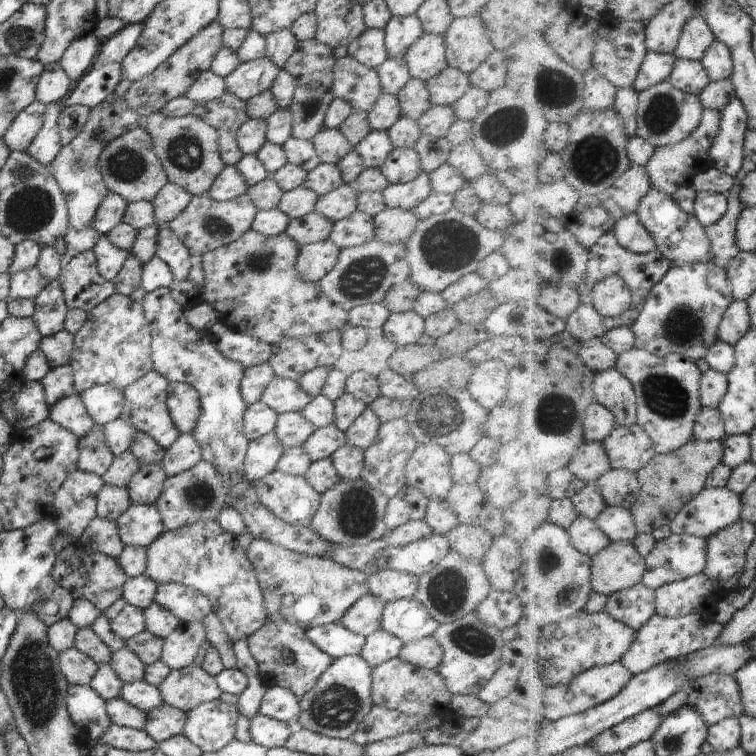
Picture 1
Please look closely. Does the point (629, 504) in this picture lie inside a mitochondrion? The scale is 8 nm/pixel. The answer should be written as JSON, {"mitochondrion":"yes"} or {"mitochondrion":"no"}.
{"mitochondrion":"no"}

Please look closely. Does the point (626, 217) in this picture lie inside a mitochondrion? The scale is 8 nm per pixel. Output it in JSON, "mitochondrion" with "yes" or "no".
{"mitochondrion":"no"}

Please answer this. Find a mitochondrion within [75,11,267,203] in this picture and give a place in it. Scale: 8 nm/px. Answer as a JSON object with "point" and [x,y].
{"point":[186,152]}

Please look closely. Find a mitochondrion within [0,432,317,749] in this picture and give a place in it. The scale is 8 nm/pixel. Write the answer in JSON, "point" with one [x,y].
{"point":[34,681]}

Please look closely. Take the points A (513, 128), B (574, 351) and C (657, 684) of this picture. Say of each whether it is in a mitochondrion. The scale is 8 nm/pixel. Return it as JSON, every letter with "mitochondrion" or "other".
{"A":"mitochondrion","B":"other","C":"other"}

